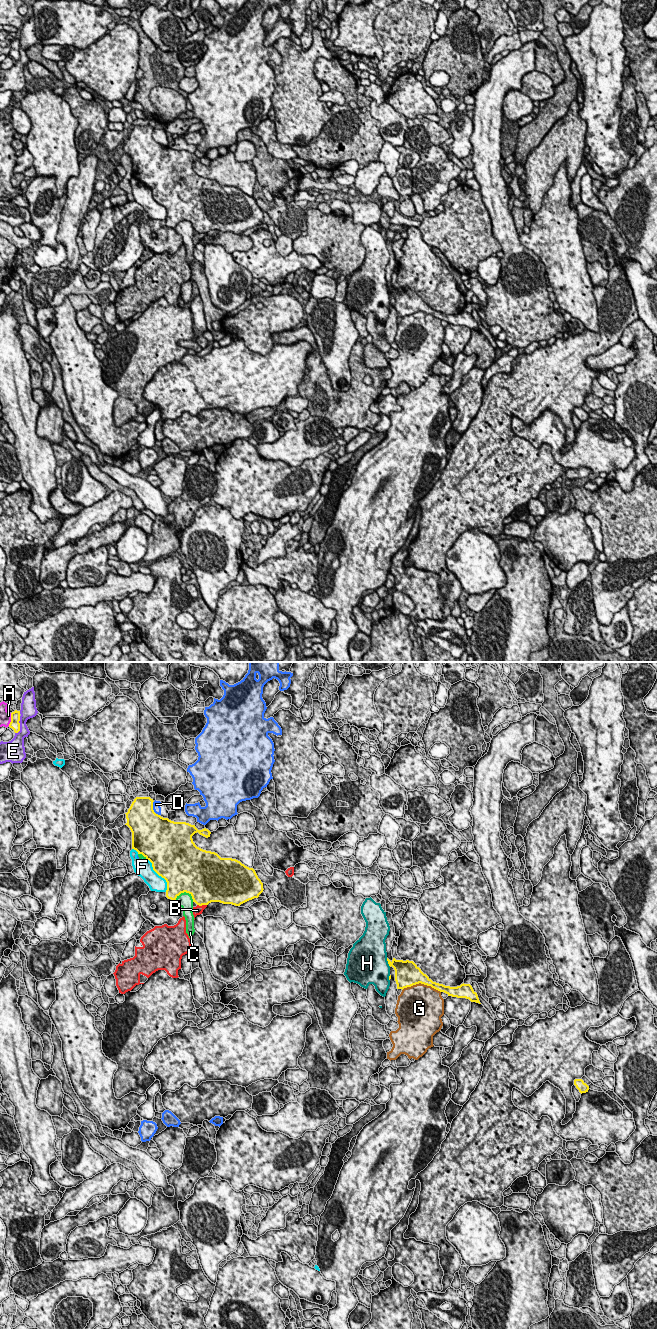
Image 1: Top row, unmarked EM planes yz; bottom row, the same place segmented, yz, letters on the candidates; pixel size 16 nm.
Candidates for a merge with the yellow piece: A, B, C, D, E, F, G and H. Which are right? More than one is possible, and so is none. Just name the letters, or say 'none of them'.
none of them

